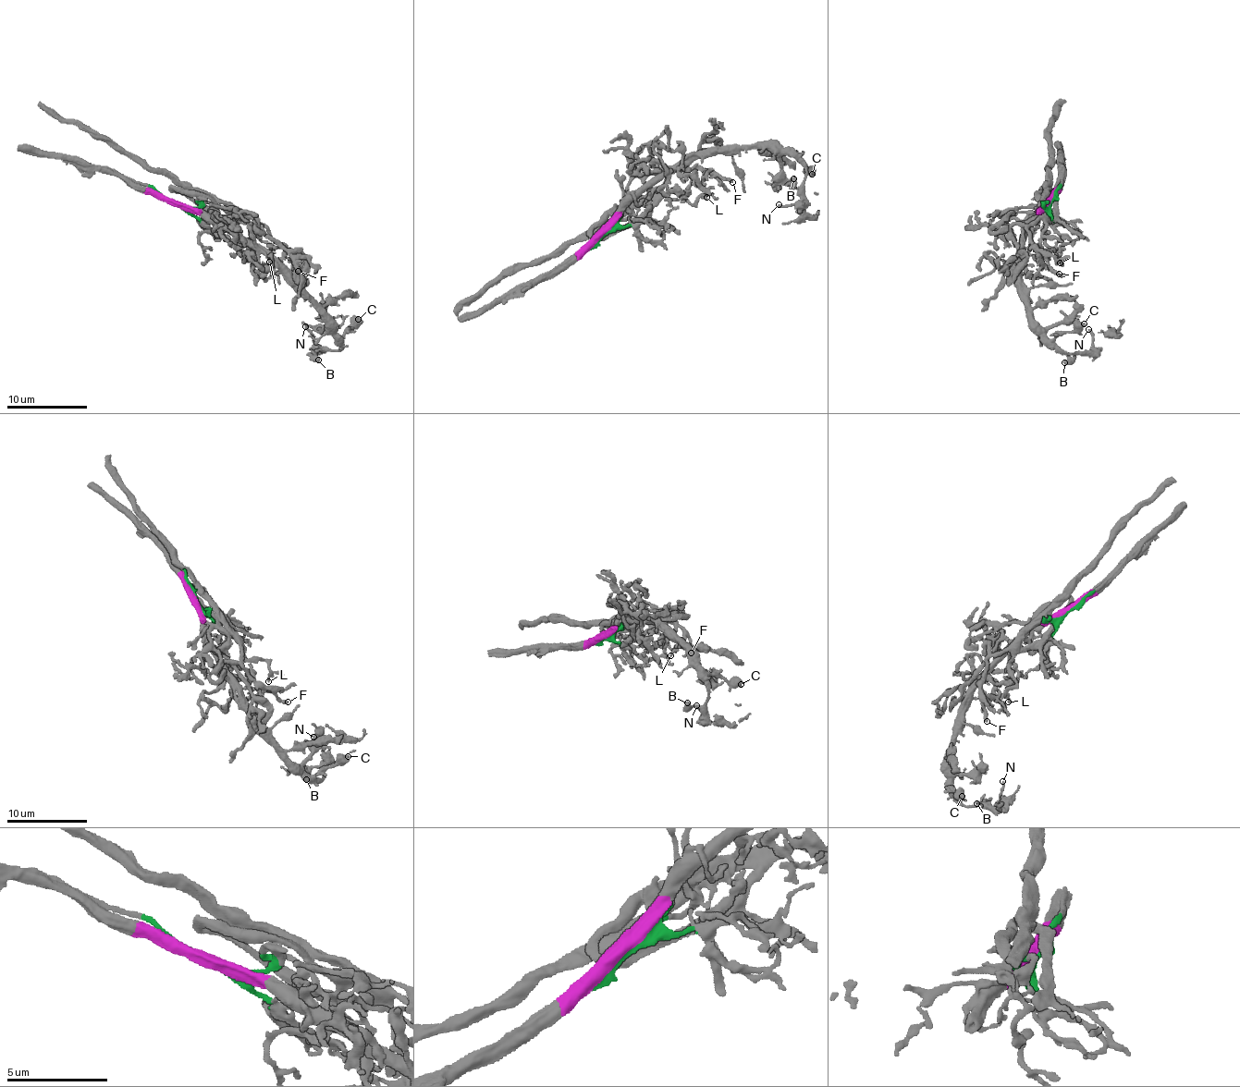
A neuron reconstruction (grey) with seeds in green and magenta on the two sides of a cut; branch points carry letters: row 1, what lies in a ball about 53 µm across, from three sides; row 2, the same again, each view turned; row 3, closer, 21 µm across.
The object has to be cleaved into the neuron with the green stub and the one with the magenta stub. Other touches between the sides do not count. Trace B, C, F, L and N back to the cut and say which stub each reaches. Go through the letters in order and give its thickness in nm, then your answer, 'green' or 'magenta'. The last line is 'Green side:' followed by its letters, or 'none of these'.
B: 320 nm | magenta
C: 600 nm | magenta
F: 280 nm | green
L: 130 nm | green
N: 180 nm | magenta
Green side: F, L

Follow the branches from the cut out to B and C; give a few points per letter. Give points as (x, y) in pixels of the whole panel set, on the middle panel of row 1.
B: (601, 237), (613, 214), (642, 192), (709, 154), (779, 147), (804, 167), (800, 188), (791, 186), (794, 177)
C: (601, 237), (604, 225), (613, 214), (642, 192), (695, 158), (718, 152), (779, 147), (796, 154), (813, 175)

